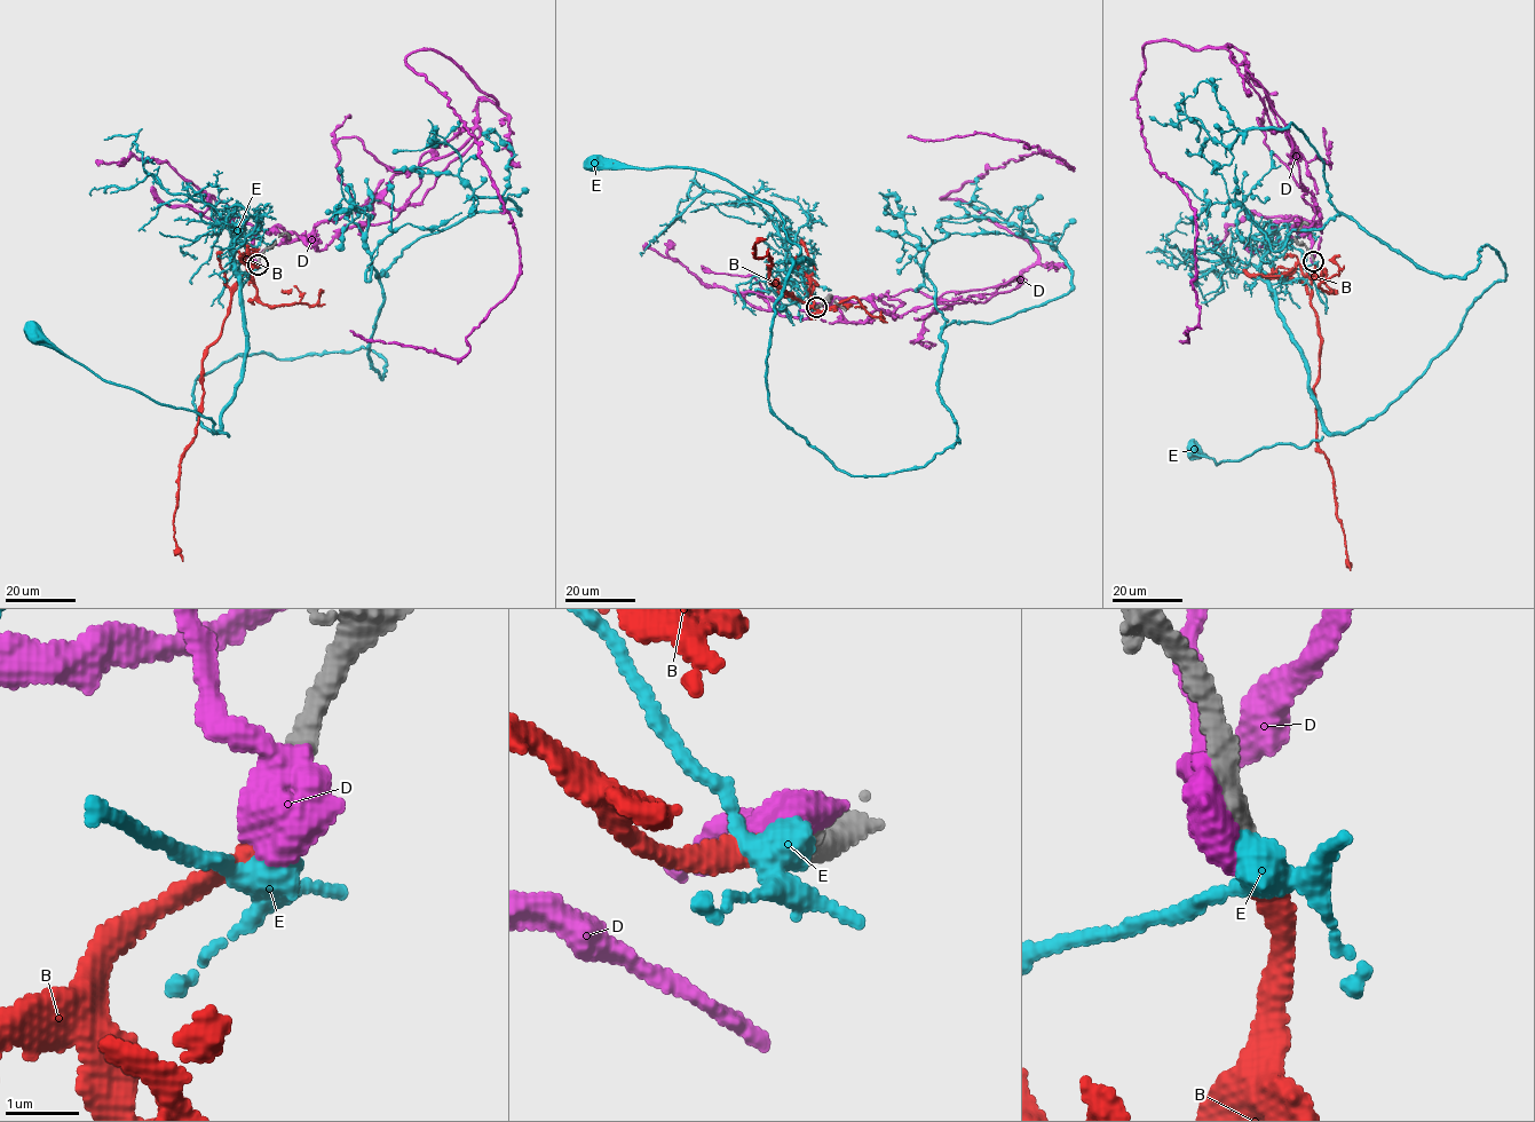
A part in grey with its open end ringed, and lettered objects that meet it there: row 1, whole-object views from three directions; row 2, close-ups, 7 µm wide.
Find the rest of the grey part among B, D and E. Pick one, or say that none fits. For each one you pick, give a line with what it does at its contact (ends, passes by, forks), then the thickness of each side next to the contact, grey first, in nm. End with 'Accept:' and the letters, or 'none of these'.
B: it ends | 360/280 nm
Accept: B

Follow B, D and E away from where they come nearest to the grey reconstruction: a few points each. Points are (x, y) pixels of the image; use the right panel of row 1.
B: (1313, 261), (1311, 306), (1320, 336), (1313, 388), (1315, 440), (1334, 474), (1336, 516), (1350, 570)
D: (1312, 259), (1294, 228), (1314, 199), (1245, 57), (1145, 45), (1141, 136), (1196, 223), (1200, 311), (1180, 340)
E: (1313, 261), (1284, 277), (1265, 257), (1261, 267), (1326, 433), (1216, 466), (1191, 451)

